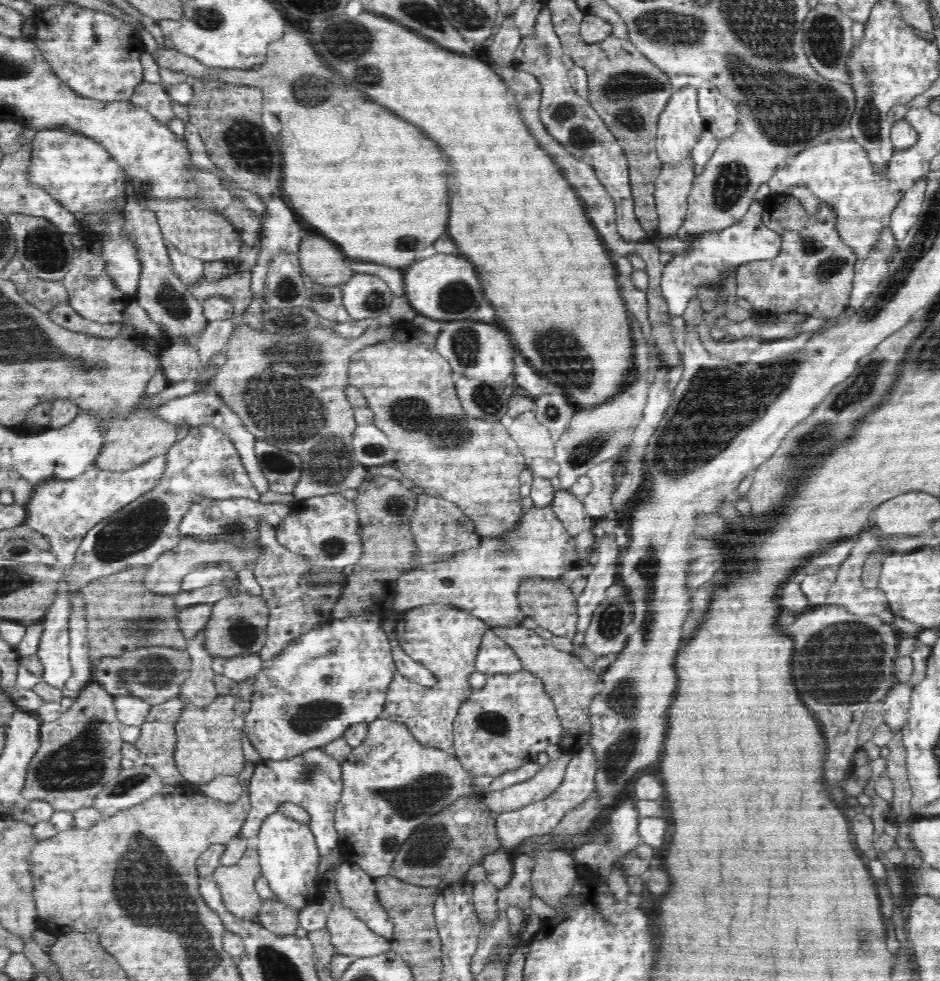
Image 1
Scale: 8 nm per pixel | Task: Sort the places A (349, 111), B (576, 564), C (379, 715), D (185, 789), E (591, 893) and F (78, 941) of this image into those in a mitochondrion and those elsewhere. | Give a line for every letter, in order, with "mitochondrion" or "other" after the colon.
A: other
B: other
C: other
D: other
E: other
F: other

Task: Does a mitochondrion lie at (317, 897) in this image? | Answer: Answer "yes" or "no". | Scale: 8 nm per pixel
no

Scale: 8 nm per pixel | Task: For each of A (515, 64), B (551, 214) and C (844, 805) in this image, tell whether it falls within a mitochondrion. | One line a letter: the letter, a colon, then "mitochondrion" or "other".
A: other
B: other
C: other

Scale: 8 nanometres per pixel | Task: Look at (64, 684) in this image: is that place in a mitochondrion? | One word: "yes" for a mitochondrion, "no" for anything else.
no

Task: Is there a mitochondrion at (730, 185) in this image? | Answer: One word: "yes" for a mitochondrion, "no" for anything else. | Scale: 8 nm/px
yes

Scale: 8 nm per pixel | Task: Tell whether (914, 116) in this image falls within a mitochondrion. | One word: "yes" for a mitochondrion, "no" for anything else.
no

